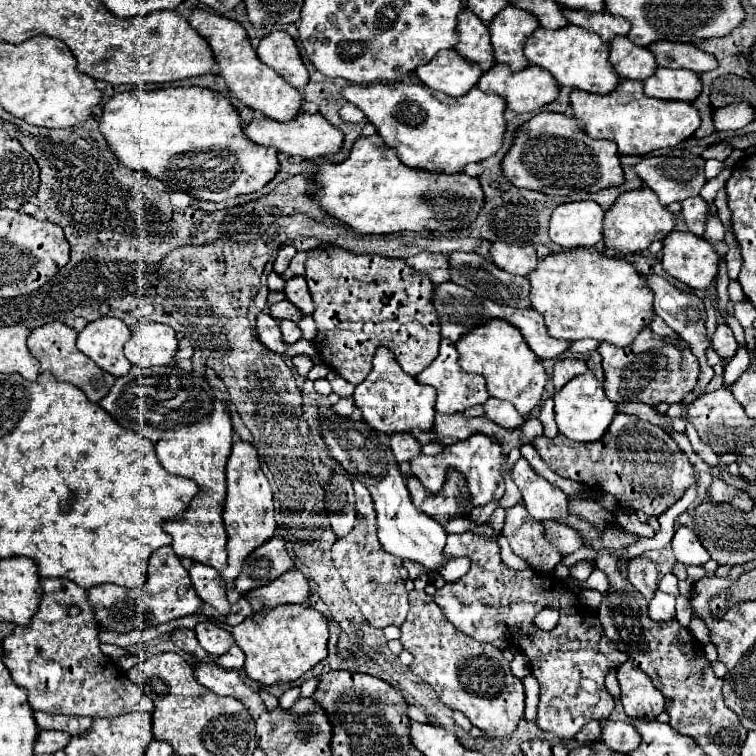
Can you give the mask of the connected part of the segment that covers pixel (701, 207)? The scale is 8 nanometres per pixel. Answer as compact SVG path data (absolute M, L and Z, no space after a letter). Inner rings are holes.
M695 196L695 198L687 198L685 202L681 202L681 206L683 206L687 230L703 238L705 236L705 220L709 216L707 202L701 196Z

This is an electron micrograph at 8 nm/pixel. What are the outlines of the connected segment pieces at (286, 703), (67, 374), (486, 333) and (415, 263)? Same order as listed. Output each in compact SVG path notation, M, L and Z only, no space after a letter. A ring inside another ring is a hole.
M293 686L293 688L289 688L289 690L279 698L279 706L281 706L283 710L291 710L291 706L295 704L297 698L299 698L299 688Z
M49 322L31 332L31 336L27 338L27 346L29 346L29 352L39 360L41 372L51 372L59 382L75 384L79 390L85 392L87 400L95 404L103 396L107 396L115 378L107 372L101 372L97 368L97 364L93 364L93 360L89 360L85 354L81 354L79 348L75 346L75 340L77 340L77 332L73 328L69 328L61 322Z
M493 318L493 322L485 322L485 326L469 330L469 334L461 338L461 342L455 342L455 348L459 352L461 368L465 372L485 376L487 390L493 398L513 402L517 412L523 416L531 414L541 404L547 374L537 354L533 354L525 338L521 338L521 332L515 326L509 326L509 322Z
M421 252L413 258L407 258L407 264L411 264L417 272L429 274L435 284L451 280L449 272L449 258L445 254L431 254L431 252Z

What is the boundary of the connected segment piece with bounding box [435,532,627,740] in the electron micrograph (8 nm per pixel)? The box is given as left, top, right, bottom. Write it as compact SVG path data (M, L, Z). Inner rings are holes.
M473 532L449 534L445 554L449 554L449 558L467 556L471 568L457 582L437 590L435 602L445 612L447 620L465 636L479 642L493 642L506 634L509 642L517 642L515 646L529 658L531 672L541 688L537 726L563 740L571 740L589 720L609 718L615 702L605 690L605 676L609 670L617 670L627 660L627 654L619 652L613 642L605 638L597 612L581 612L577 608L577 596L571 594L567 582L555 574L543 574L533 568L507 568L495 540ZM547 606L559 608L561 612L559 624L551 632L539 630L533 622L537 612Z

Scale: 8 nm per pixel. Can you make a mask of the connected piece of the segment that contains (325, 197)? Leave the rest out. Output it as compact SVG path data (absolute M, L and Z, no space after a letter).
M379 134L361 136L345 162L324 162L314 179L320 184L315 198L321 208L347 222L359 234L461 230L477 218L485 204L485 194L477 178L467 174L449 176L409 168L397 158L393 148L385 146Z

